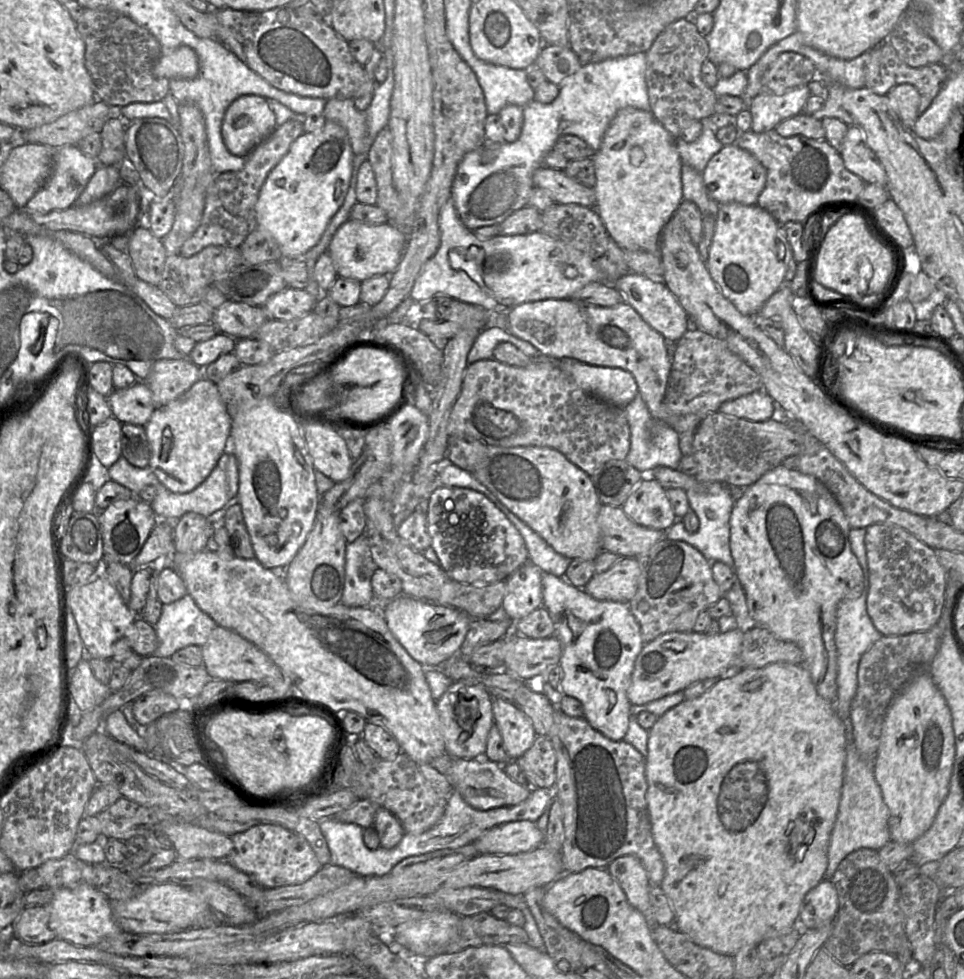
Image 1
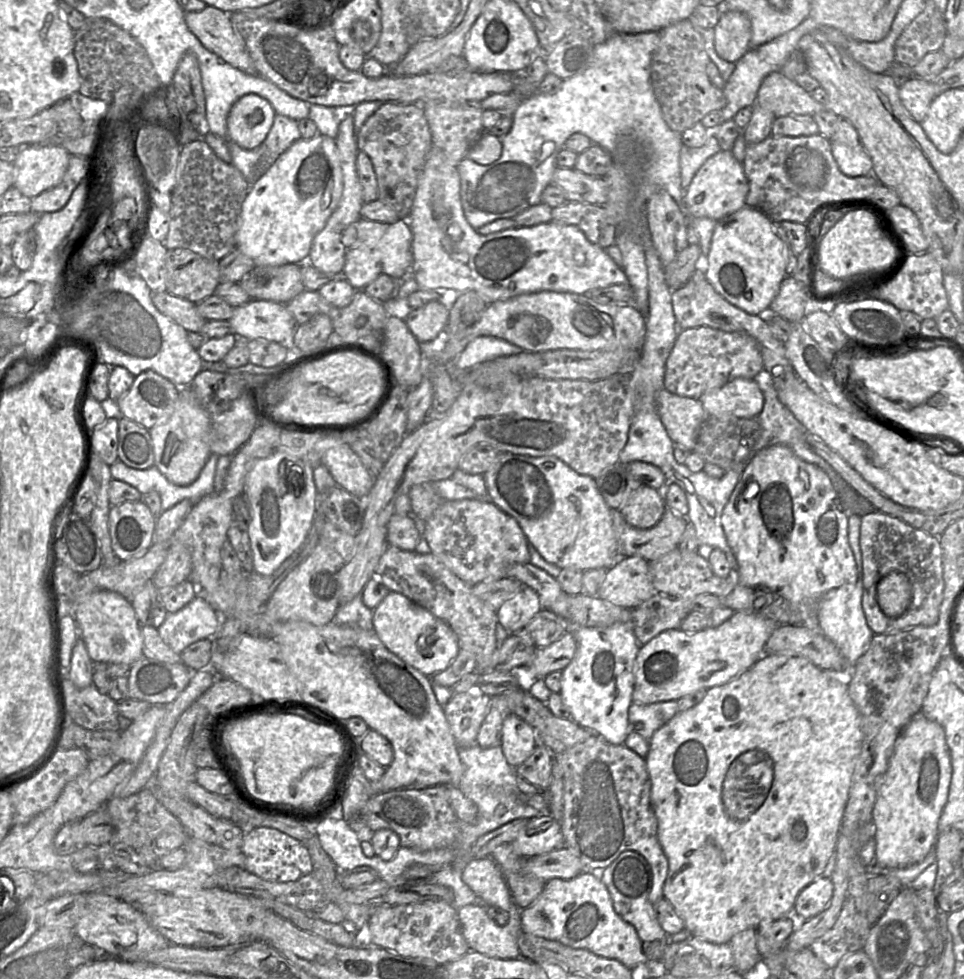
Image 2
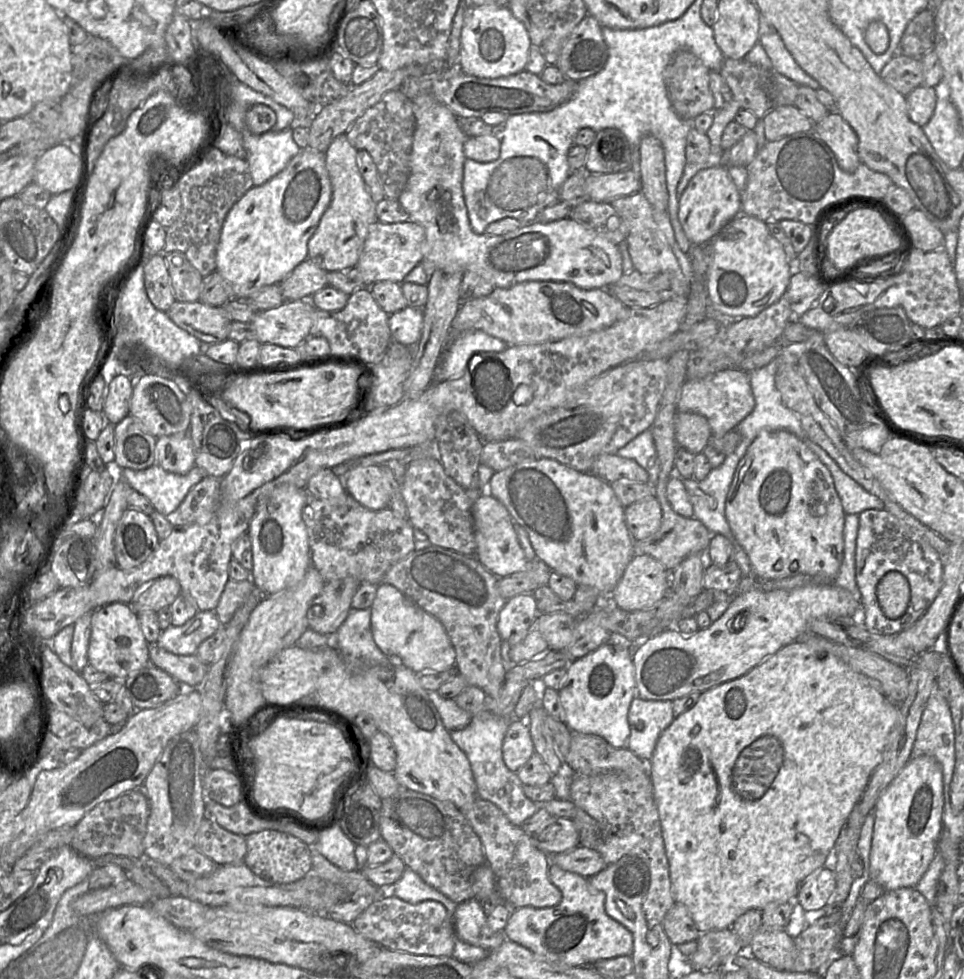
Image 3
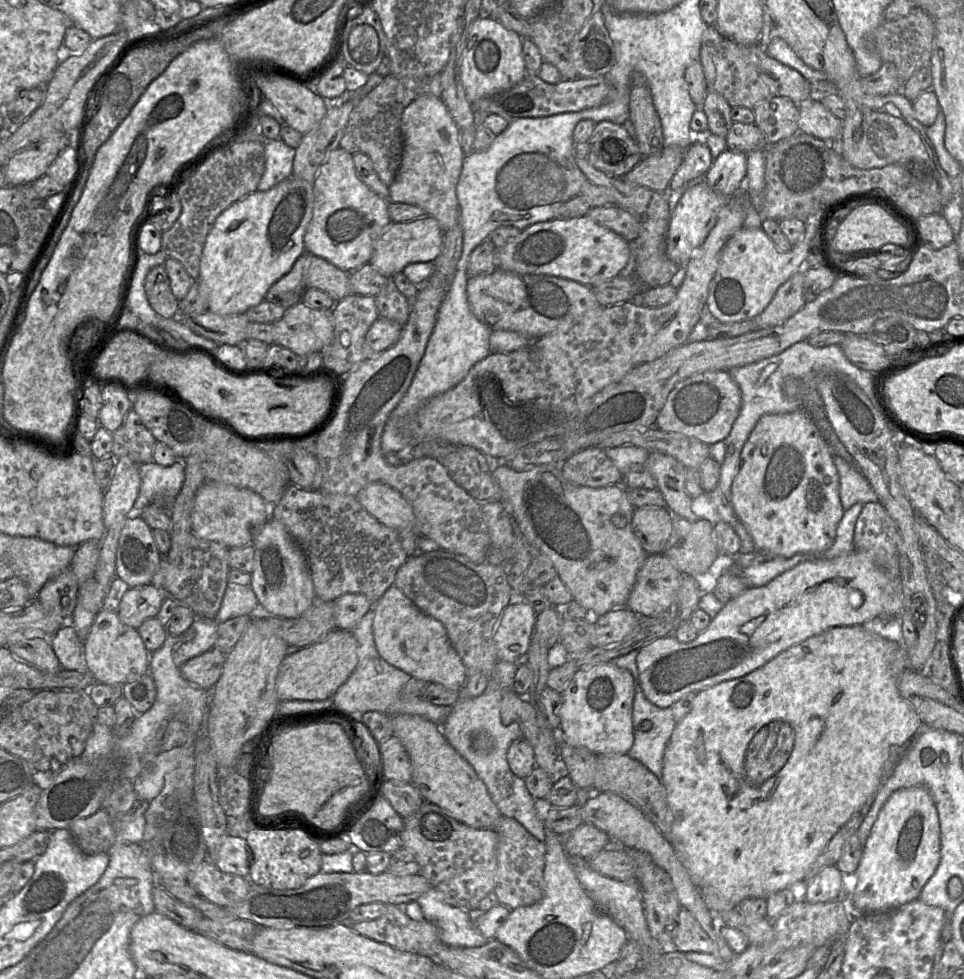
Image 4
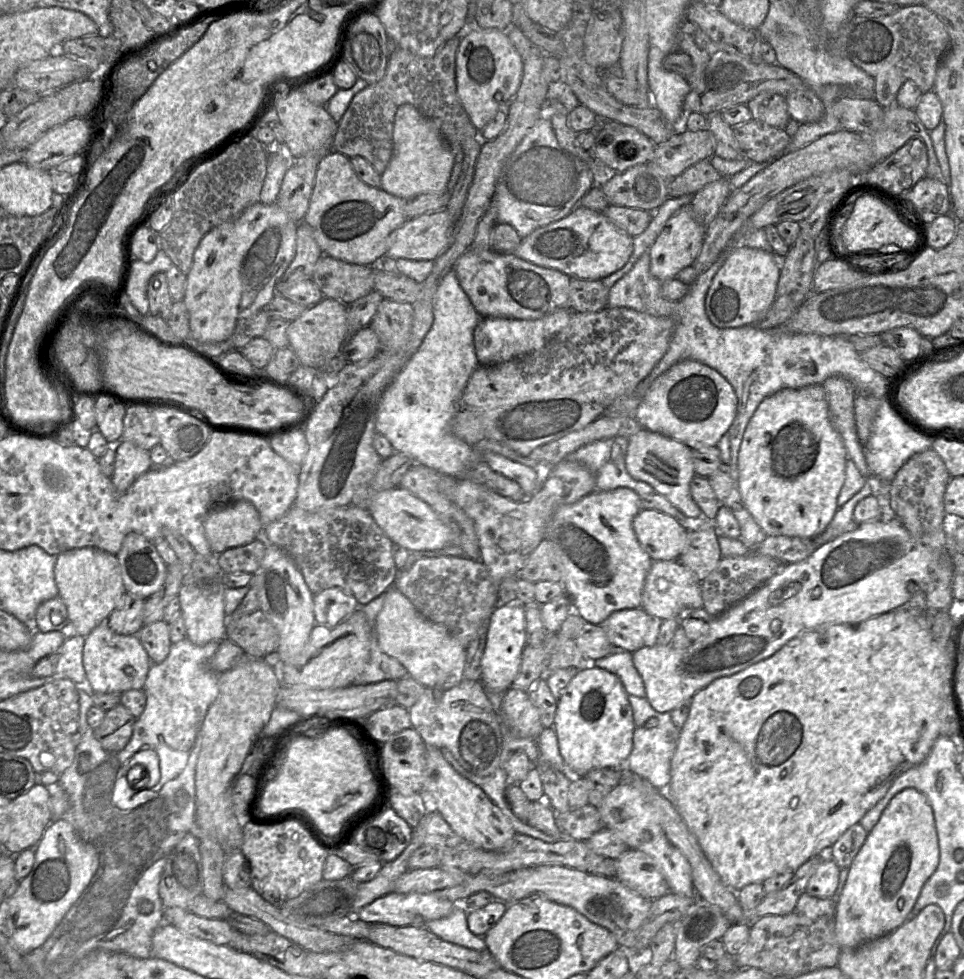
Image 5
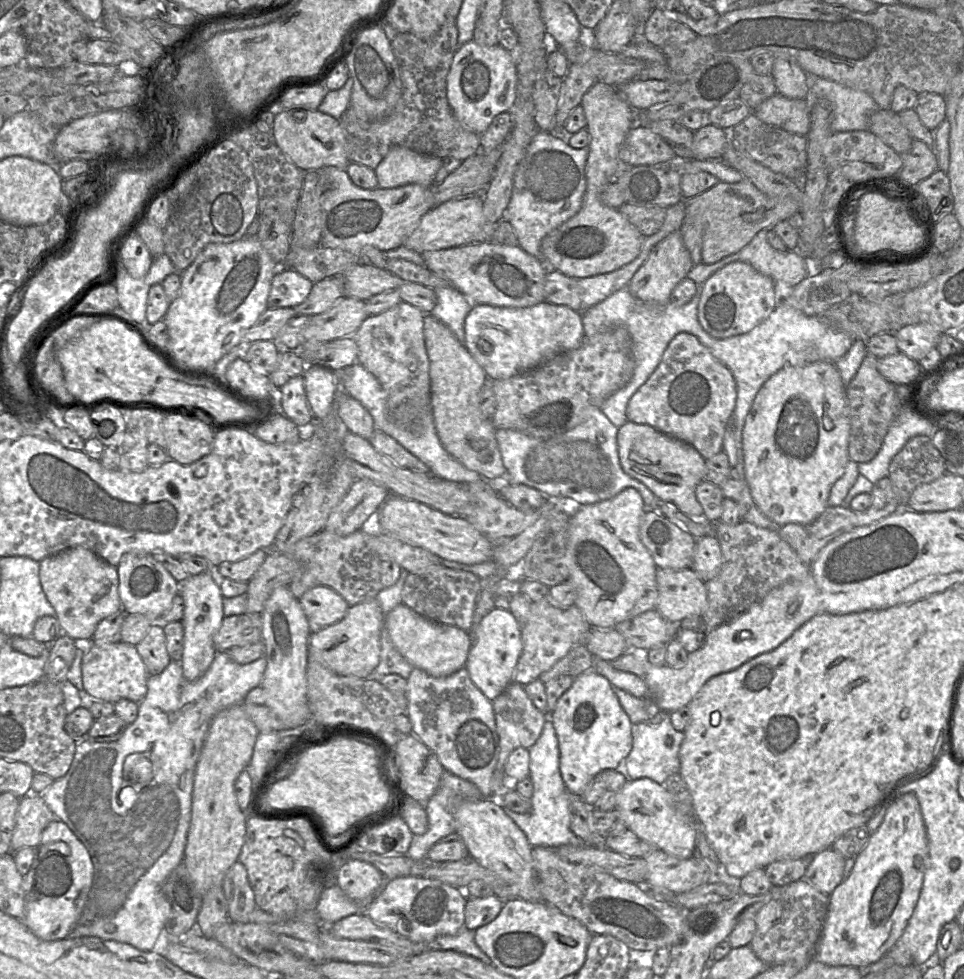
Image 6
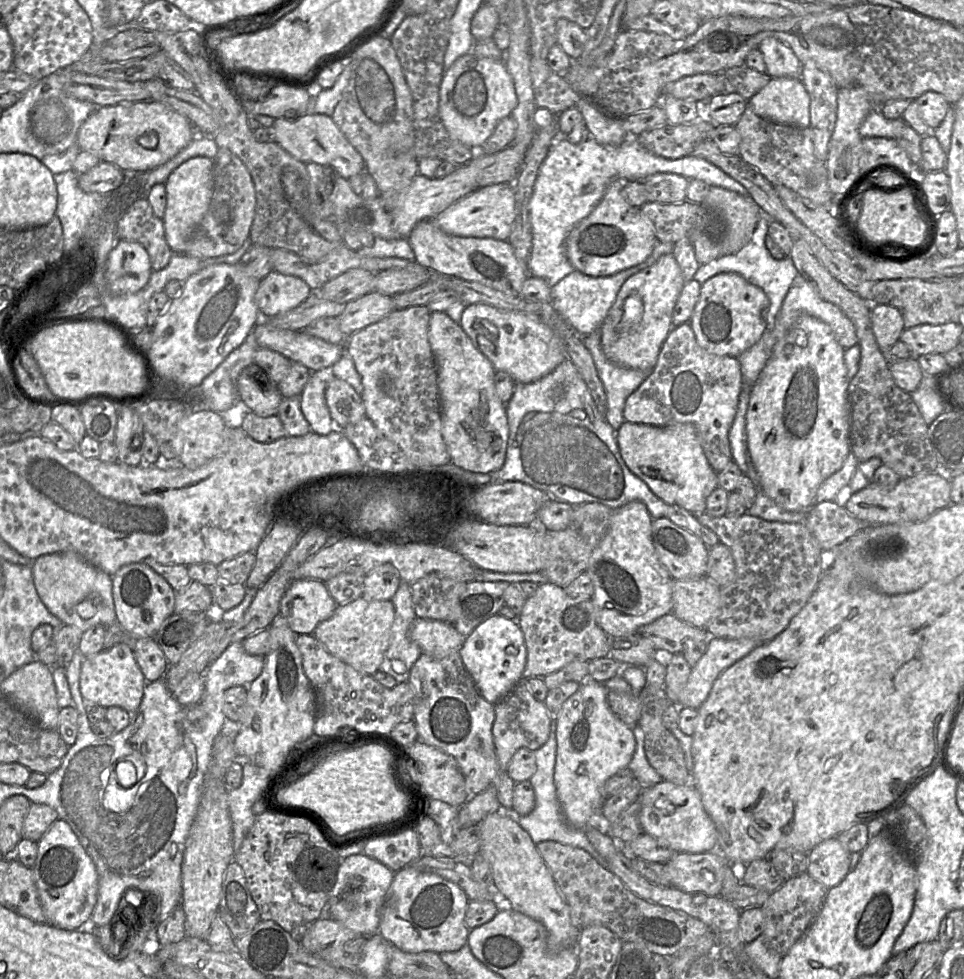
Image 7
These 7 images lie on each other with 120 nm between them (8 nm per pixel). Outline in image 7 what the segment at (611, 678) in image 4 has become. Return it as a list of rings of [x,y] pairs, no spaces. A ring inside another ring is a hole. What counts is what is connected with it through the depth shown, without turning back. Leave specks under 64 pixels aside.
[[[586,678],[579,683],[576,693],[570,696],[562,705],[557,718],[557,754],[554,772],[554,782],[562,812],[567,821],[576,828],[593,826],[598,829],[605,799],[602,797],[602,787],[608,778],[621,769],[627,768],[636,749],[633,733],[610,709],[607,702],[608,689],[605,684]]]

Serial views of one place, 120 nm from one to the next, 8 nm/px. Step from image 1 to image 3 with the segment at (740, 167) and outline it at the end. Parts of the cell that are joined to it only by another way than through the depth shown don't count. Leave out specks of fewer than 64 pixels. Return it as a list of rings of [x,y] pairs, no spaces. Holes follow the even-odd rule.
[[[714,166],[698,172],[679,199],[678,218],[692,245],[710,242],[723,226],[741,213],[741,192],[727,167]]]

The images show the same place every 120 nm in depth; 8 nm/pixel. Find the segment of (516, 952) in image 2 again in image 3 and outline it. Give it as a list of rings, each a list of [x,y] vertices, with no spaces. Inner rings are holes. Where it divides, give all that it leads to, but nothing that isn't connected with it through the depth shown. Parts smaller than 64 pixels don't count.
[[[472,898],[458,904],[453,923],[459,939],[487,952],[500,947],[506,941],[503,931],[494,932],[488,927],[487,916],[478,899]]]

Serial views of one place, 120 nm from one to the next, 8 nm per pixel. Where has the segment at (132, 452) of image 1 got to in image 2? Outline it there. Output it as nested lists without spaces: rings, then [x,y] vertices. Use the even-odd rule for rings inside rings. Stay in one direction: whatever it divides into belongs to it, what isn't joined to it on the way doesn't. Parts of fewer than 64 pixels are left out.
[[[125,417],[121,418],[118,425],[118,460],[138,470],[154,466],[149,430]]]

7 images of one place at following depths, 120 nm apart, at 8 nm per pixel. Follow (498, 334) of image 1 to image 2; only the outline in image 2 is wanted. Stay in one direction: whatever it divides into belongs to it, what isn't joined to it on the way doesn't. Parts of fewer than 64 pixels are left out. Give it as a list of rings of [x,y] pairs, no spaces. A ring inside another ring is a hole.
[[[479,336],[468,343],[455,359],[454,370],[458,373],[468,371],[474,366],[495,359],[499,356],[510,356],[524,350],[519,346],[494,336]]]

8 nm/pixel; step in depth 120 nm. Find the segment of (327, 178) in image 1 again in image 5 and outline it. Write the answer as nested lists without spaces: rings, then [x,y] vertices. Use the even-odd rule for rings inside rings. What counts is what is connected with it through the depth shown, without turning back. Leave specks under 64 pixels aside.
[[[257,202],[235,220],[210,230],[197,246],[191,270],[186,275],[183,302],[189,314],[190,339],[198,342],[221,342],[233,333],[238,320],[262,310],[276,295],[276,285],[295,257],[298,223],[276,203]]]

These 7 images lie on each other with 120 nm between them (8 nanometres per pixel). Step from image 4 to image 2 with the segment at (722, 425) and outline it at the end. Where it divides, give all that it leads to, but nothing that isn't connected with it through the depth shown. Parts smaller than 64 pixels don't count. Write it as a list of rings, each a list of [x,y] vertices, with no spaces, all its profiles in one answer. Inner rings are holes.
[[[736,378],[719,389],[703,394],[699,401],[715,418],[755,418],[764,407],[764,395],[754,379]]]

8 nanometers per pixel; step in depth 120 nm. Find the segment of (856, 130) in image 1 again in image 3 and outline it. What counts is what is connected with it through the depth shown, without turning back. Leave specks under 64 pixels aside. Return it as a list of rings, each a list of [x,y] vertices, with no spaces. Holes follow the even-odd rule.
[[[828,113],[814,123],[813,131],[832,149],[844,171],[854,172],[861,164],[858,136],[840,114]]]

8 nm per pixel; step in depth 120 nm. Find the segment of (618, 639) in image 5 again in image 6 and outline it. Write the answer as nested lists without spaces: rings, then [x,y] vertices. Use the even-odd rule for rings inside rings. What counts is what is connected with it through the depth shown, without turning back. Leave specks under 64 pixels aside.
[[[656,609],[646,611],[614,627],[630,649],[646,649],[668,642],[677,636],[678,625],[666,620]]]

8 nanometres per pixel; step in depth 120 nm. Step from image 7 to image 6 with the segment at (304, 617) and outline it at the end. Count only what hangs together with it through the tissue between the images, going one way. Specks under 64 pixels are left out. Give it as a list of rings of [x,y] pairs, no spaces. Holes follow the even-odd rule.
[[[315,586],[306,591],[299,603],[307,617],[311,633],[341,621],[349,608],[345,599],[327,586]]]

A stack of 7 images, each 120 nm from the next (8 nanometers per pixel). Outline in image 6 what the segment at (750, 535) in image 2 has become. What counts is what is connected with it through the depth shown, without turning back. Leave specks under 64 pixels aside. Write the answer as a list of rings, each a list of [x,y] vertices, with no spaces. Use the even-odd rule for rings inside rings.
[[[818,361],[801,367],[787,366],[773,374],[759,389],[742,429],[742,449],[744,455],[745,480],[750,494],[759,510],[779,526],[789,523],[807,525],[816,520],[829,506],[828,498],[834,483],[844,474],[849,460],[848,444],[850,436],[849,407],[846,387],[842,382],[835,363]]]

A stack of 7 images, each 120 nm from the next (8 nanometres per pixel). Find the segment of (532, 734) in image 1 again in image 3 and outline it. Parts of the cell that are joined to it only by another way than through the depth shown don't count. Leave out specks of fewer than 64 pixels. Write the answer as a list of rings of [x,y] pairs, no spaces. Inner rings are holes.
[[[530,716],[512,719],[506,732],[503,745],[503,761],[512,772],[517,772],[534,754],[530,734]]]

